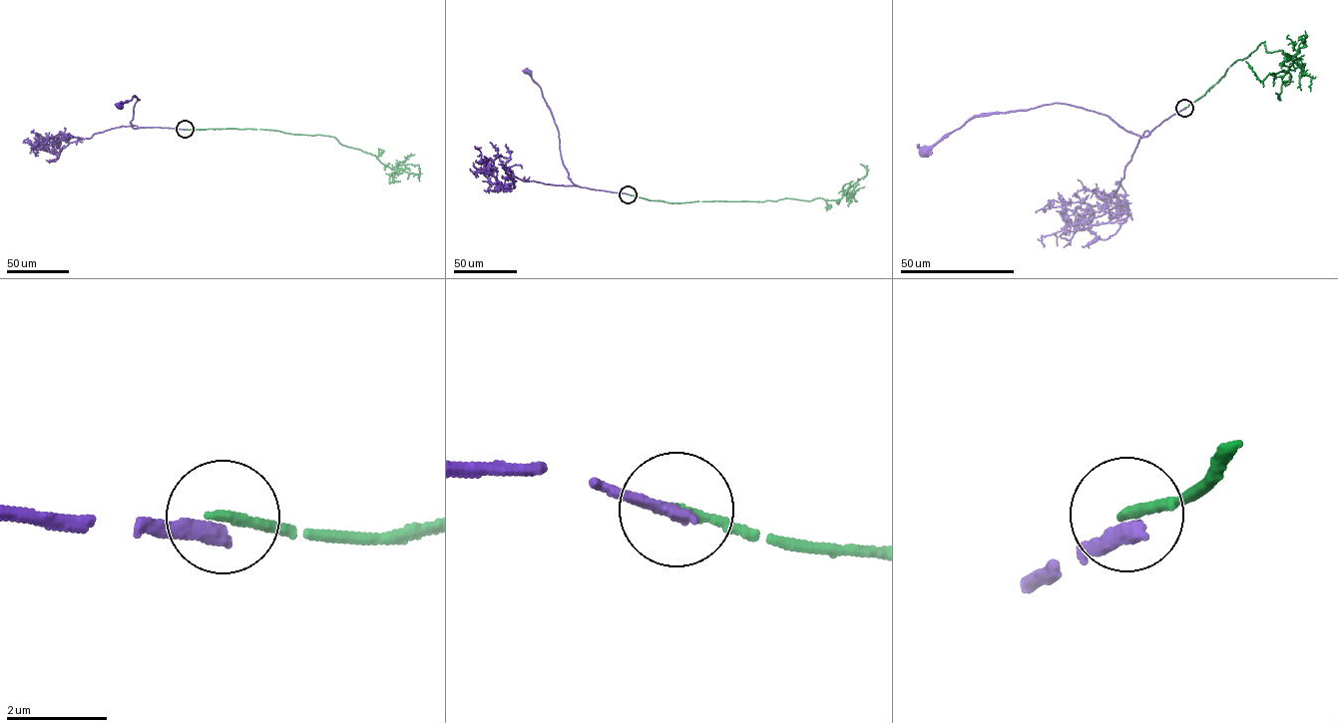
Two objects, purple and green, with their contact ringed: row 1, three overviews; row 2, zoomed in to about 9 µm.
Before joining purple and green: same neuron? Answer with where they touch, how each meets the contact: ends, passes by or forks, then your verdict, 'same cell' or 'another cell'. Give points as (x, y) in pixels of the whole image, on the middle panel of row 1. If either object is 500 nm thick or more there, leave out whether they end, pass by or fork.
(628, 194) | purple ends | green ends | another cell

